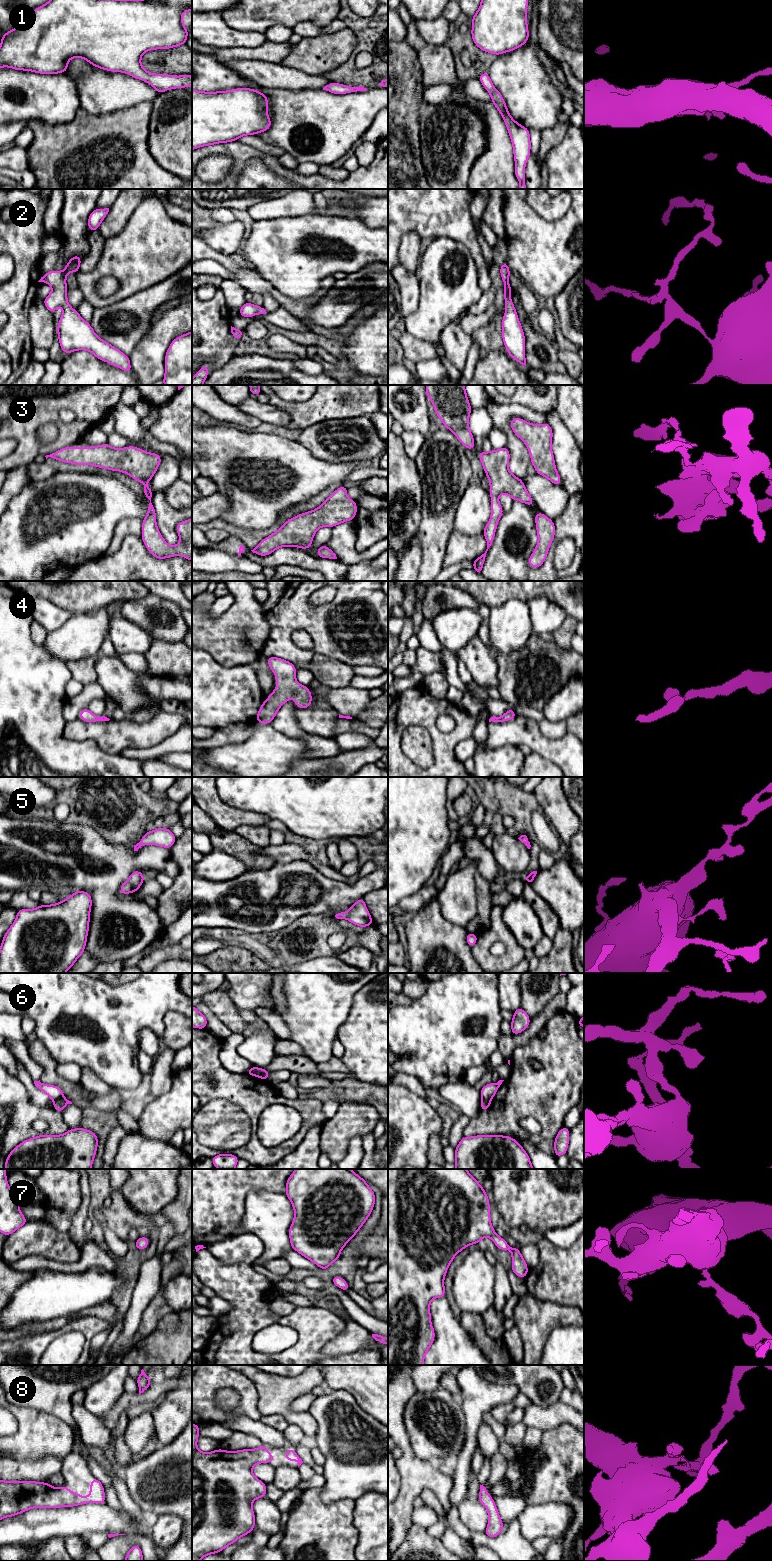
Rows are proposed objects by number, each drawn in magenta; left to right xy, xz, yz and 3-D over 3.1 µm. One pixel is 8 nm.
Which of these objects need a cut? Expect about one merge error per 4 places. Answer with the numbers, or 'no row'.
6

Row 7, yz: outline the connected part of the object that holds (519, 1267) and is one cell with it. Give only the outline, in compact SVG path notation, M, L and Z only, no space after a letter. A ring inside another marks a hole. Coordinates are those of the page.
M388 1169L388 1365L424 1365L424 1357L431 1347L434 1338L435 1332L430 1321L431 1313L430 1313L430 1302L433 1298L441 1298L445 1296L445 1287L444 1287L444 1278L446 1272L454 1259L454 1257L463 1249L468 1247L470 1244L479 1244L483 1237L491 1238L498 1250L509 1250L512 1255L512 1264L511 1269L515 1273L516 1276L521 1278L526 1278L528 1274L528 1267L521 1255L520 1249L510 1247L504 1238L500 1238L495 1230L492 1228L491 1218L490 1218L490 1203L487 1197L487 1191L483 1189L483 1187L479 1184L479 1182L466 1170L466 1169Z

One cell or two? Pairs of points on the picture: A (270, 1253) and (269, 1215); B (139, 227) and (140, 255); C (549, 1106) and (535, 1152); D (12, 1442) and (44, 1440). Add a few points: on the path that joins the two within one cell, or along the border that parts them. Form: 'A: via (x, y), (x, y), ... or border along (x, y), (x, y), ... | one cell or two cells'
A: via (270, 1244), (270, 1224) | one cell
B: via (139, 234), (140, 248) | one cell
C: border along (517, 1140), (528, 1140), (554, 1157) | two cells
D: via (20, 1442), (36, 1440) | one cell

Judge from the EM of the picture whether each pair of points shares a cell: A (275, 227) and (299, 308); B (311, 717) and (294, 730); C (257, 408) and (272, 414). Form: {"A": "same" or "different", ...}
{"A": "different", "B": "different", "C": "same"}

